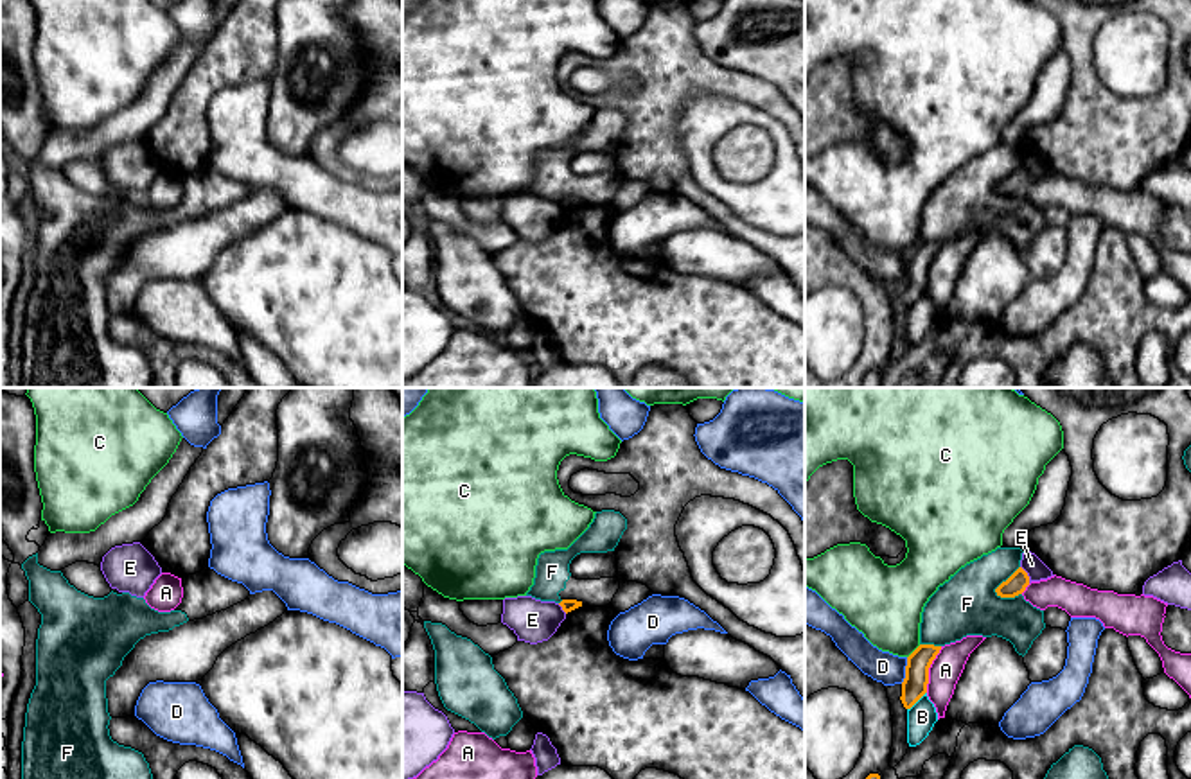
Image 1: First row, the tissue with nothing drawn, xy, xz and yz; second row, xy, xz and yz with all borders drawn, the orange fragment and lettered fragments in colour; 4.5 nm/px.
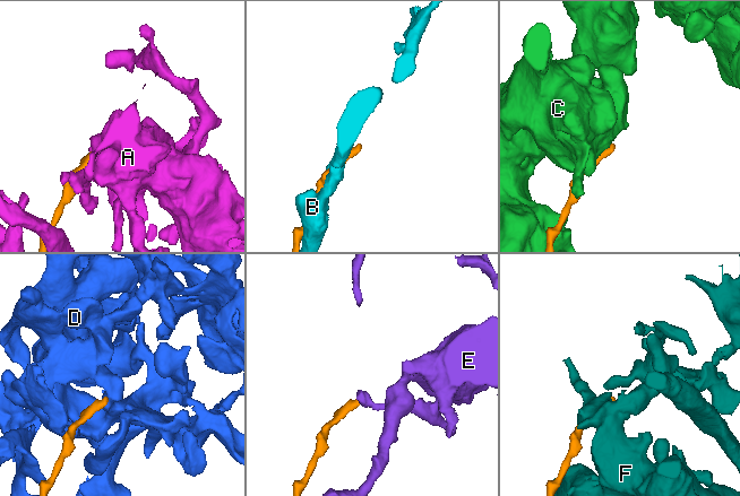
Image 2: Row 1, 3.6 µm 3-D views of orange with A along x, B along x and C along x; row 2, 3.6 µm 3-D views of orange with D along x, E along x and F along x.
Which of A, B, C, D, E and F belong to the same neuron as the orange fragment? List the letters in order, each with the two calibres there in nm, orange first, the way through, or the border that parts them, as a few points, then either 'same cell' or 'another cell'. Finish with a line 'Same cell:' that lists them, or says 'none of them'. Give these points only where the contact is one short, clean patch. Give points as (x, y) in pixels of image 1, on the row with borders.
A: 110 nm thick on the orange side, 140 nm on the other; another cell
B: 110 nm thick on the orange side, 130 nm on the other; another cell
C: 110 nm thick on the orange side, 320 nm on the other; another cell
D: 110 nm thick on the orange side, 140 nm on the other; border along yz (908, 657), (900, 682); another cell
E: 90 nm thick on the orange side, 90 nm on the other; border along yz (1021, 566), (1030, 582); another cell
F: 90 nm thick on the orange side, 280 nm on the other; another cell
Same cell: none of them

